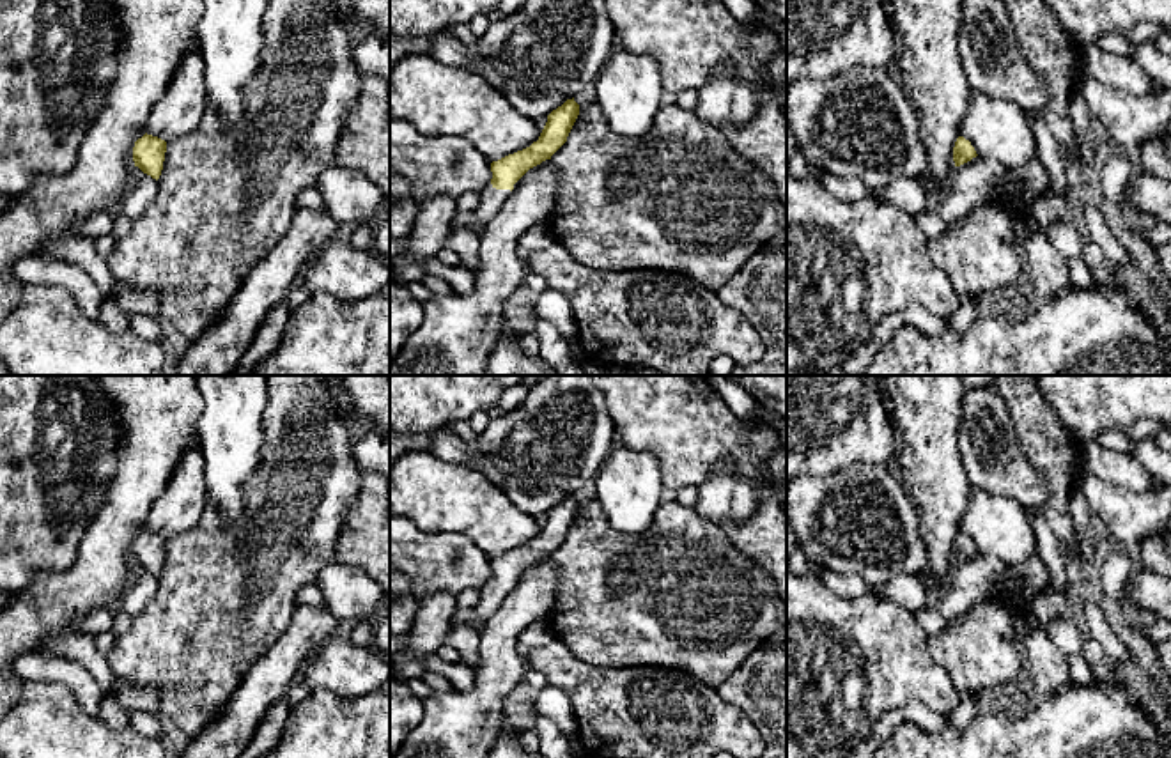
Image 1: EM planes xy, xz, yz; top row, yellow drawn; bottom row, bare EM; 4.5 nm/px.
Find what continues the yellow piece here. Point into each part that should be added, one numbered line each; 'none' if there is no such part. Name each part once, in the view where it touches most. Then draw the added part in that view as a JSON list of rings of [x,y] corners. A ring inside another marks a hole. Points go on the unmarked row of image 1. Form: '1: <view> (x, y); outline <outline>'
1: xz (491, 597); outline [[[519,577],[514,581],[514,586],[517,584]],[[491,579],[484,584],[482,593],[480,593],[480,600],[478,604],[473,607],[473,620],[471,620],[471,627],[477,629],[478,632],[484,629],[485,622],[498,611],[498,607],[501,606],[501,602],[505,600],[505,597],[514,590],[514,586],[496,586]]]

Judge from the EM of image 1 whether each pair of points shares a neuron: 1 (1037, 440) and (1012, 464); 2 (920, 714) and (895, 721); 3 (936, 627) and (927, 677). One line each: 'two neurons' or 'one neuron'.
1: two neurons
2: one neuron
3: two neurons

